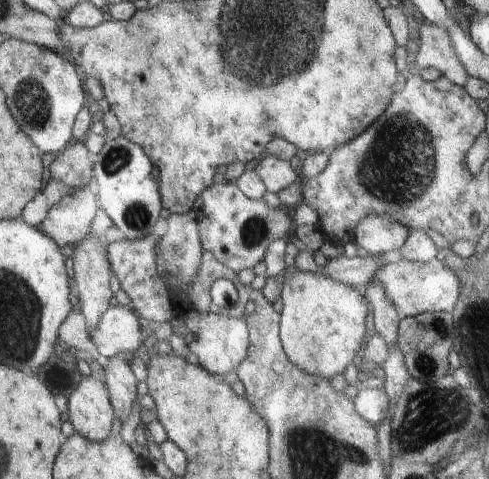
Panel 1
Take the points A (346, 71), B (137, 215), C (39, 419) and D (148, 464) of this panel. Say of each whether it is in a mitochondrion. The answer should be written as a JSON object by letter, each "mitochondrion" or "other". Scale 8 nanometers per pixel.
{"A":"other","B":"mitochondrion","C":"other","D":"other"}

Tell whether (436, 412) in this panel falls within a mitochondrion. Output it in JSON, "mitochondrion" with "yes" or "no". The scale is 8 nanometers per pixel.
{"mitochondrion":"yes"}

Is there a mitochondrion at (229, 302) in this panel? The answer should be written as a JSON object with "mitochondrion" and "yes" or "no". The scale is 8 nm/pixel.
{"mitochondrion":"no"}

